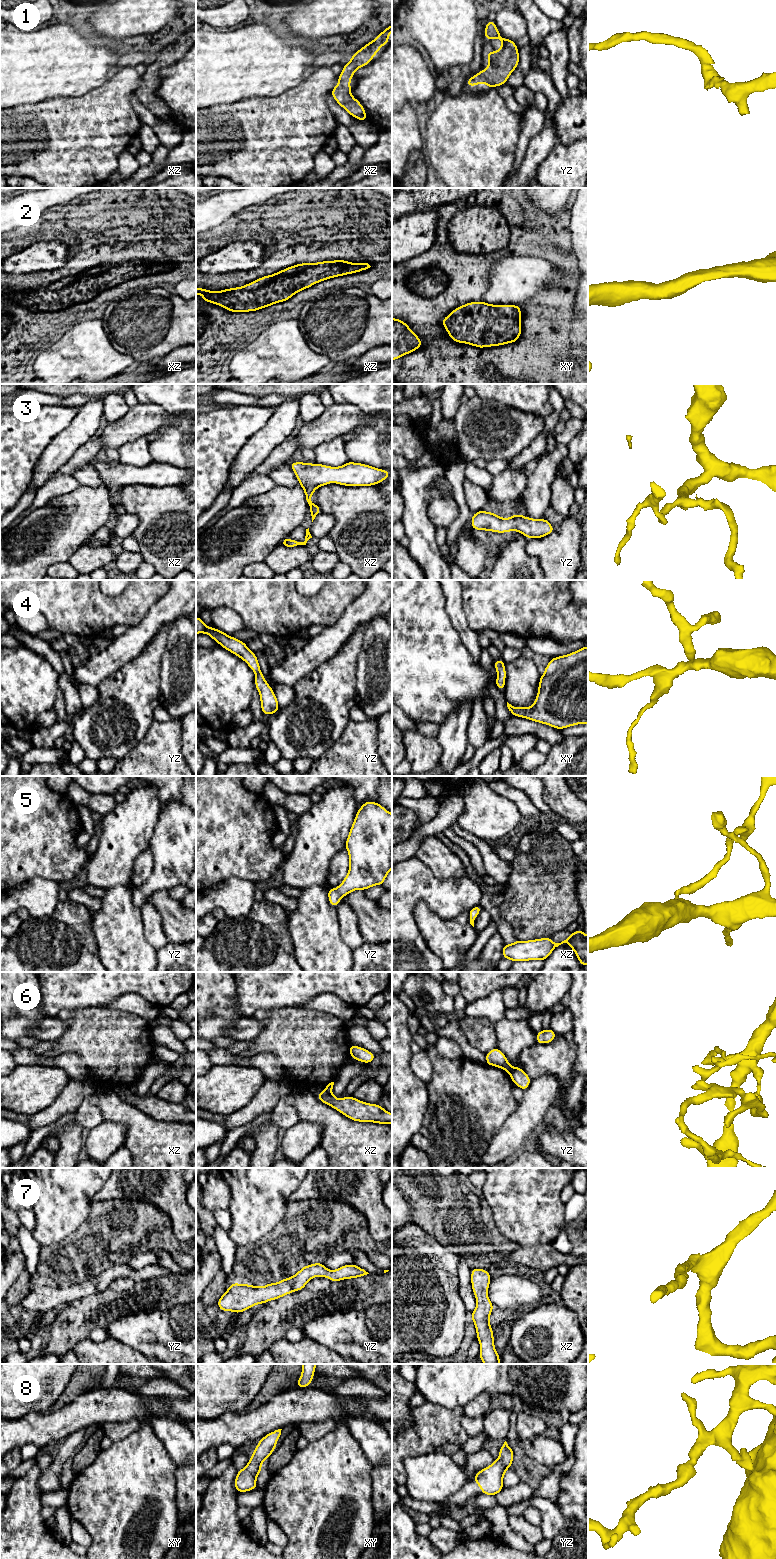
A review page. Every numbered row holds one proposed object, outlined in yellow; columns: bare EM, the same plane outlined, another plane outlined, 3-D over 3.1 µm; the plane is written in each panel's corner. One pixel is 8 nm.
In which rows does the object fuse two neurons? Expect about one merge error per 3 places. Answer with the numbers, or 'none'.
6

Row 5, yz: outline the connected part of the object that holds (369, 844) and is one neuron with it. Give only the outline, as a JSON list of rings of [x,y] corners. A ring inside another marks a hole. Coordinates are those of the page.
[[[366,801],[357,811],[345,848],[349,854],[349,871],[336,888],[328,888],[328,900],[337,907],[341,898],[354,890],[367,890],[383,885],[392,869],[392,814],[378,802]]]

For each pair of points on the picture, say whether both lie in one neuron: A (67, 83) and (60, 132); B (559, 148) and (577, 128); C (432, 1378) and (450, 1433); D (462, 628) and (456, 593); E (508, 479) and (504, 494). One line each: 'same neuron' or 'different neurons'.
A: different neurons
B: different neurons
C: different neurons
D: same neuron
E: same neuron

